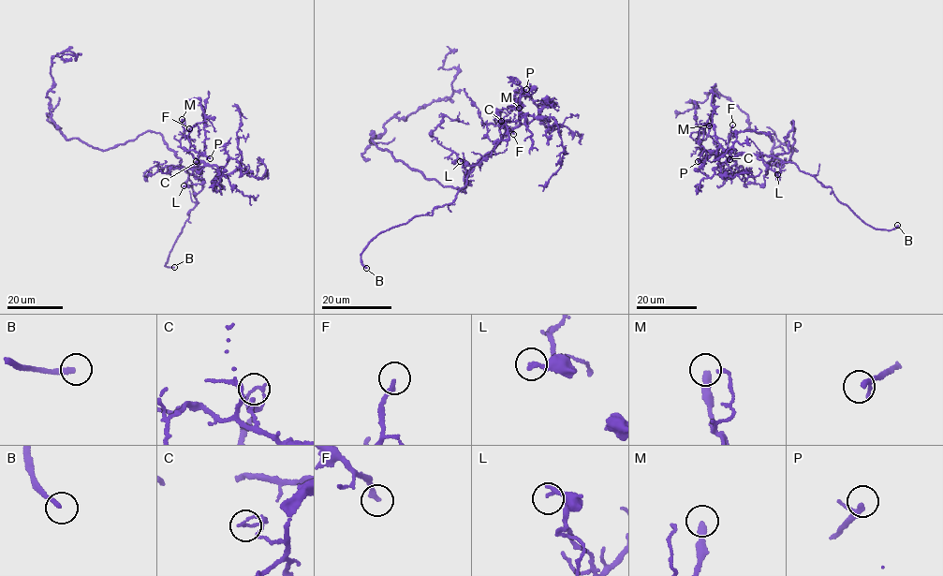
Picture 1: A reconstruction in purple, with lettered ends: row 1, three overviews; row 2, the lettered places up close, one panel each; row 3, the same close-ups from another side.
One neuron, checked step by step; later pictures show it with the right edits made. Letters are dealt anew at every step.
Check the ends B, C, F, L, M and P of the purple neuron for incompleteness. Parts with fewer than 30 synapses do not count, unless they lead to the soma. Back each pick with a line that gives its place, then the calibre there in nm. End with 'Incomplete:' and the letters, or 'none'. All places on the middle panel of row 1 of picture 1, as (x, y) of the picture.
B: (366, 268) | 200 nm
F: (513, 134) | 190 nm
P: (526, 89) | 180 nm
Incomplete: B, F, P

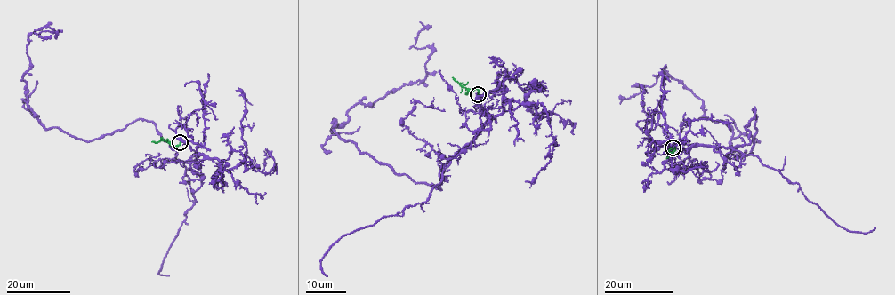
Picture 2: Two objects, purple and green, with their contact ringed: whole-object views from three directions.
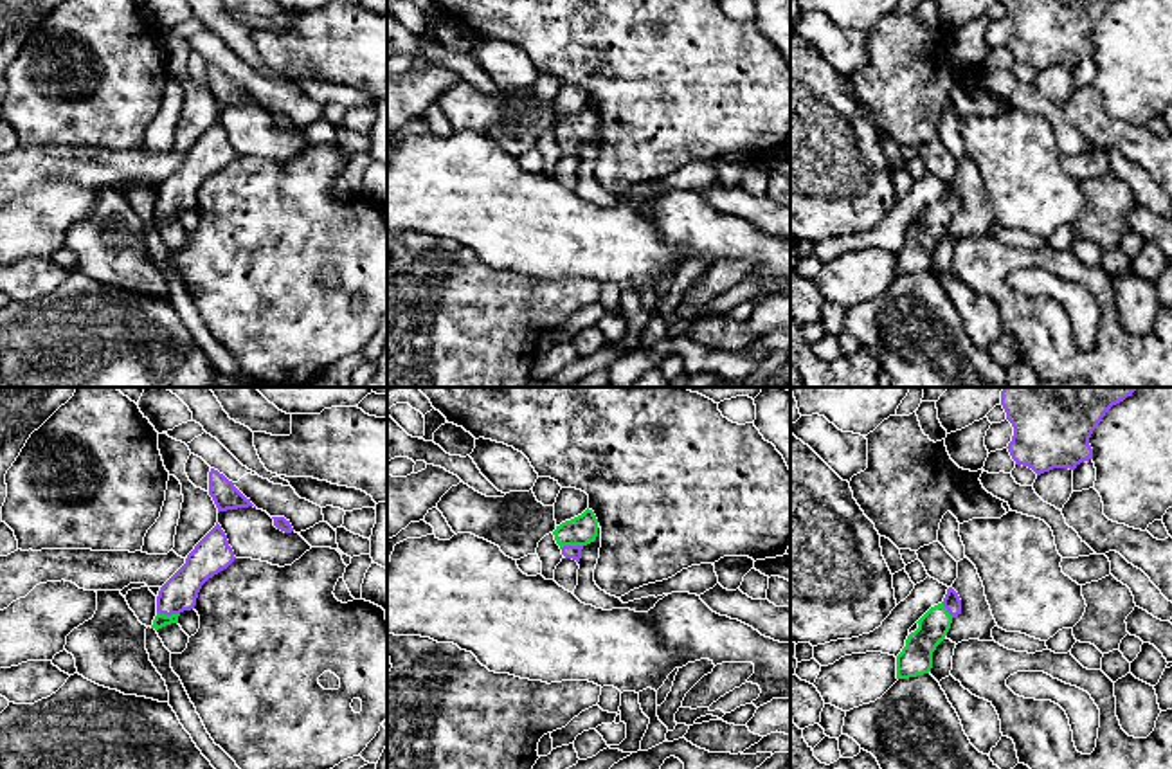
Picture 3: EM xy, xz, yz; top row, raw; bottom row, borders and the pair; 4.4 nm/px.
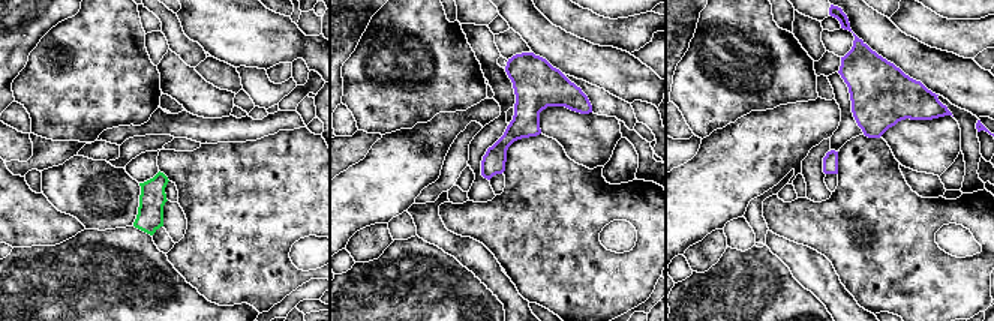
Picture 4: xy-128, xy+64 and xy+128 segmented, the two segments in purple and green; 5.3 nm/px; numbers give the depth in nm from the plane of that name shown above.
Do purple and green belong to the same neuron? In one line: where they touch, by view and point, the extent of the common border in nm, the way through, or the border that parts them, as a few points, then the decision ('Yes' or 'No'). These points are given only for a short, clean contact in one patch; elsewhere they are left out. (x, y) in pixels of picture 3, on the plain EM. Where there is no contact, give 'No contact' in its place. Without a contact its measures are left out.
Touches purple at xy (168, 211). Shared border 110 nm. Path across: xy (179, 189), (170, 199), (168, 211), (161, 217). Yes

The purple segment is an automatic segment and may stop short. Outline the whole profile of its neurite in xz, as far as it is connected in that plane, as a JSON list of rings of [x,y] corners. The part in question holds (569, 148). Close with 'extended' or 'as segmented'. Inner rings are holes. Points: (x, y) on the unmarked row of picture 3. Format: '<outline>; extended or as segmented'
[[[587,104],[581,112],[556,122],[553,131],[562,151],[580,158],[581,146],[598,133],[598,115],[594,108]]]; extended

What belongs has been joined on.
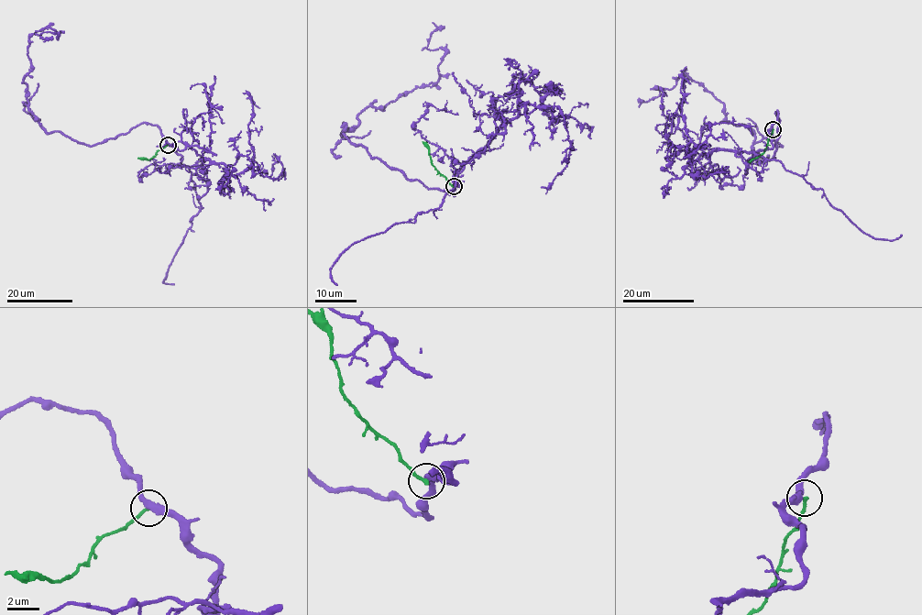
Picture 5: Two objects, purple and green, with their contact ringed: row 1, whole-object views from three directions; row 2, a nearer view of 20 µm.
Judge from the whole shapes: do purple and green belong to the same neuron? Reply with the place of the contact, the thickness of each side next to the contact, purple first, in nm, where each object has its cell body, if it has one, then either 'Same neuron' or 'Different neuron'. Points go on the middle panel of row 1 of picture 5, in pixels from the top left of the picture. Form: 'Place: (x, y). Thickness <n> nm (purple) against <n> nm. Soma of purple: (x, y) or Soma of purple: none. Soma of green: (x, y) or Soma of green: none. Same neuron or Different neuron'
Place: (454, 186). Thickness 400 nm (purple) against 200 nm. Soma of purple: none. Soma of green: none. Different neuron

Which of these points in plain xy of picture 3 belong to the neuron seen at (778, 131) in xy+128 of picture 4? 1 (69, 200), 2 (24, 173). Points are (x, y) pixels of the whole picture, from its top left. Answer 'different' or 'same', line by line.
1: same
2: different

